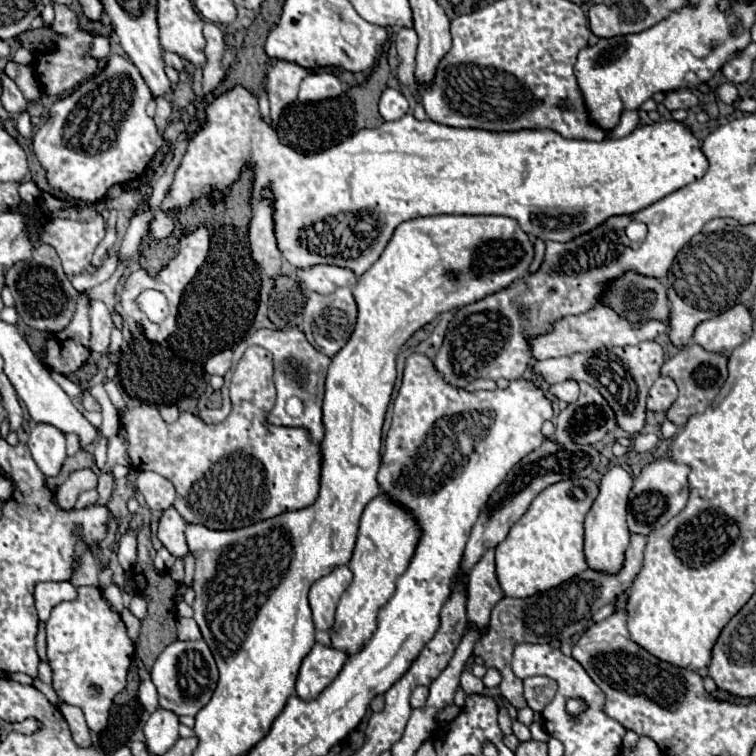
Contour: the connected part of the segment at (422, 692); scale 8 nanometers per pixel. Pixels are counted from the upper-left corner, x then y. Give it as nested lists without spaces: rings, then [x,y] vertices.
[[[416,687],[412,691],[412,697],[410,697],[410,705],[412,709],[420,709],[426,705],[426,699],[428,699],[428,689],[426,687]]]

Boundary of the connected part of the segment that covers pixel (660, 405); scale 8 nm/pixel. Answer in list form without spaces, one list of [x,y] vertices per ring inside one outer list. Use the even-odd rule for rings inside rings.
[[[658,377],[656,383],[650,387],[646,409],[654,413],[662,413],[674,403],[676,397],[678,397],[678,389],[674,381],[670,377]]]

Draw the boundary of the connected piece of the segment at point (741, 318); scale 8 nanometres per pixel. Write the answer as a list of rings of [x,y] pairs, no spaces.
[[[742,303],[720,313],[714,319],[702,321],[694,331],[694,343],[708,351],[730,353],[734,347],[742,345],[752,331],[752,315]]]

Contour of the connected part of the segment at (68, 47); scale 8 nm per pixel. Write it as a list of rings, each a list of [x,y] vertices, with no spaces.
[[[54,3],[54,11],[56,11],[56,19],[52,23],[52,29],[58,35],[56,49],[46,51],[46,53],[38,53],[36,63],[34,63],[36,75],[38,75],[38,79],[44,87],[44,93],[48,97],[60,97],[68,91],[74,91],[78,83],[82,83],[86,77],[94,75],[100,69],[100,59],[90,55],[92,35],[80,29],[78,15],[68,5],[60,5],[60,3]]]

